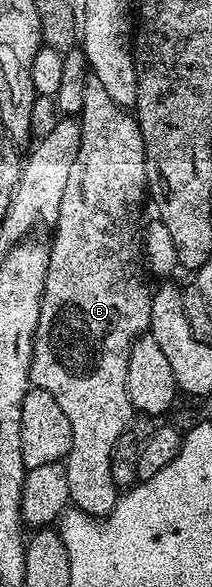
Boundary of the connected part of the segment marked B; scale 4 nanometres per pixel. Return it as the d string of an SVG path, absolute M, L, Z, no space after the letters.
M88 74L85 81L85 101L83 108L77 116L81 129L81 149L77 149L77 161L73 161L73 169L69 173L69 181L65 181L65 193L61 197L59 221L54 224L55 240L49 243L49 265L45 277L45 289L41 297L41 317L37 317L37 333L33 341L33 361L31 362L31 382L34 386L45 389L45 393L53 396L53 401L61 405L65 417L69 417L69 429L73 429L71 448L66 457L67 476L69 477L69 493L71 503L79 506L78 510L85 515L105 517L115 507L117 488L111 472L111 458L113 445L117 445L117 437L125 433L125 429L133 418L133 408L129 401L129 393L125 389L125 373L129 365L129 353L133 349L136 339L144 334L151 325L151 297L152 284L147 284L148 276L145 274L145 256L143 254L143 233L145 218L143 219L143 202L149 199L147 190L147 150L143 144L143 134L138 122L130 110L124 109L109 97L105 85L97 81L97 77Z

